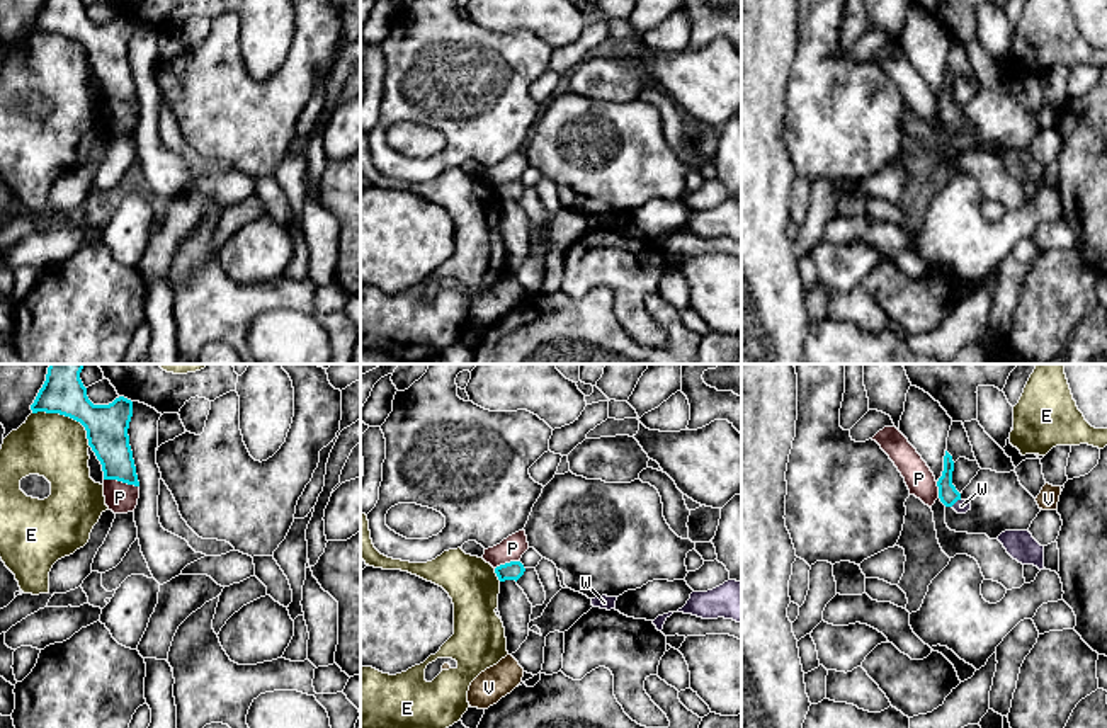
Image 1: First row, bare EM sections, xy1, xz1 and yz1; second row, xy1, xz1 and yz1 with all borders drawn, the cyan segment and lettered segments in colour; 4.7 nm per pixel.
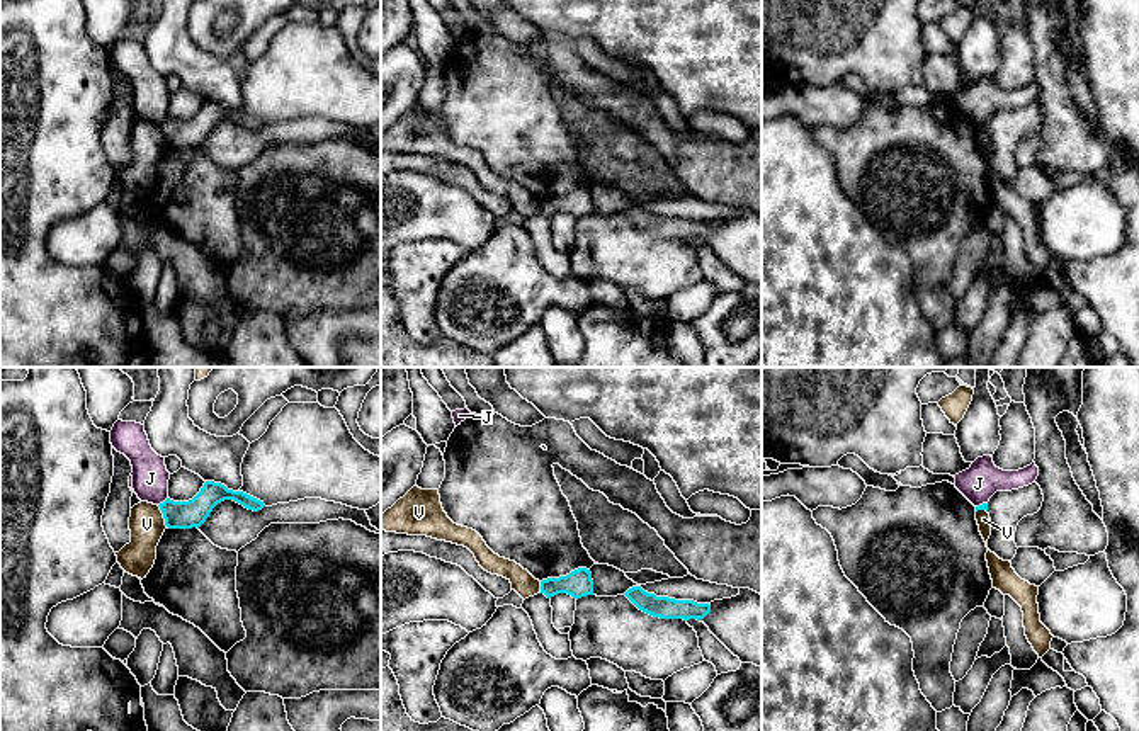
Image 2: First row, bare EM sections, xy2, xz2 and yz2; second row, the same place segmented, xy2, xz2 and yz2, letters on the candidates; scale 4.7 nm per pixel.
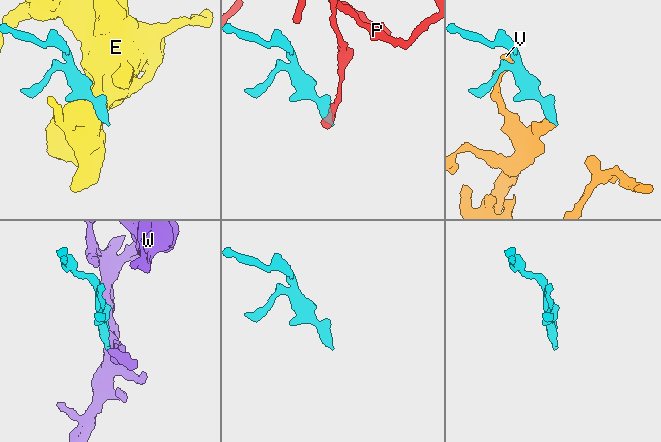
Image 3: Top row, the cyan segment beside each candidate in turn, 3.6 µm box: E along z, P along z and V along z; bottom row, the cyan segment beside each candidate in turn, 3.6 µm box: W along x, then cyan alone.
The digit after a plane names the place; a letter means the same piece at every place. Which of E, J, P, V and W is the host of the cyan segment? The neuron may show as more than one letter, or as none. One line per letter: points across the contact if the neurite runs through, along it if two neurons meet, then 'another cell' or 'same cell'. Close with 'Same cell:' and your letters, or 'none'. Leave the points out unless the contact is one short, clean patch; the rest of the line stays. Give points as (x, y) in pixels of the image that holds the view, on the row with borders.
E: another cell
J: border along xy2 (167, 497), (158, 505); another cell
P: border along xy1 (104, 478), (138, 487); another cell
V: border along xy2 (157, 505), (167, 526); another cell
W: runs through yz1 (948, 494), (954, 502), (961, 506); same cell
Same cell: W

